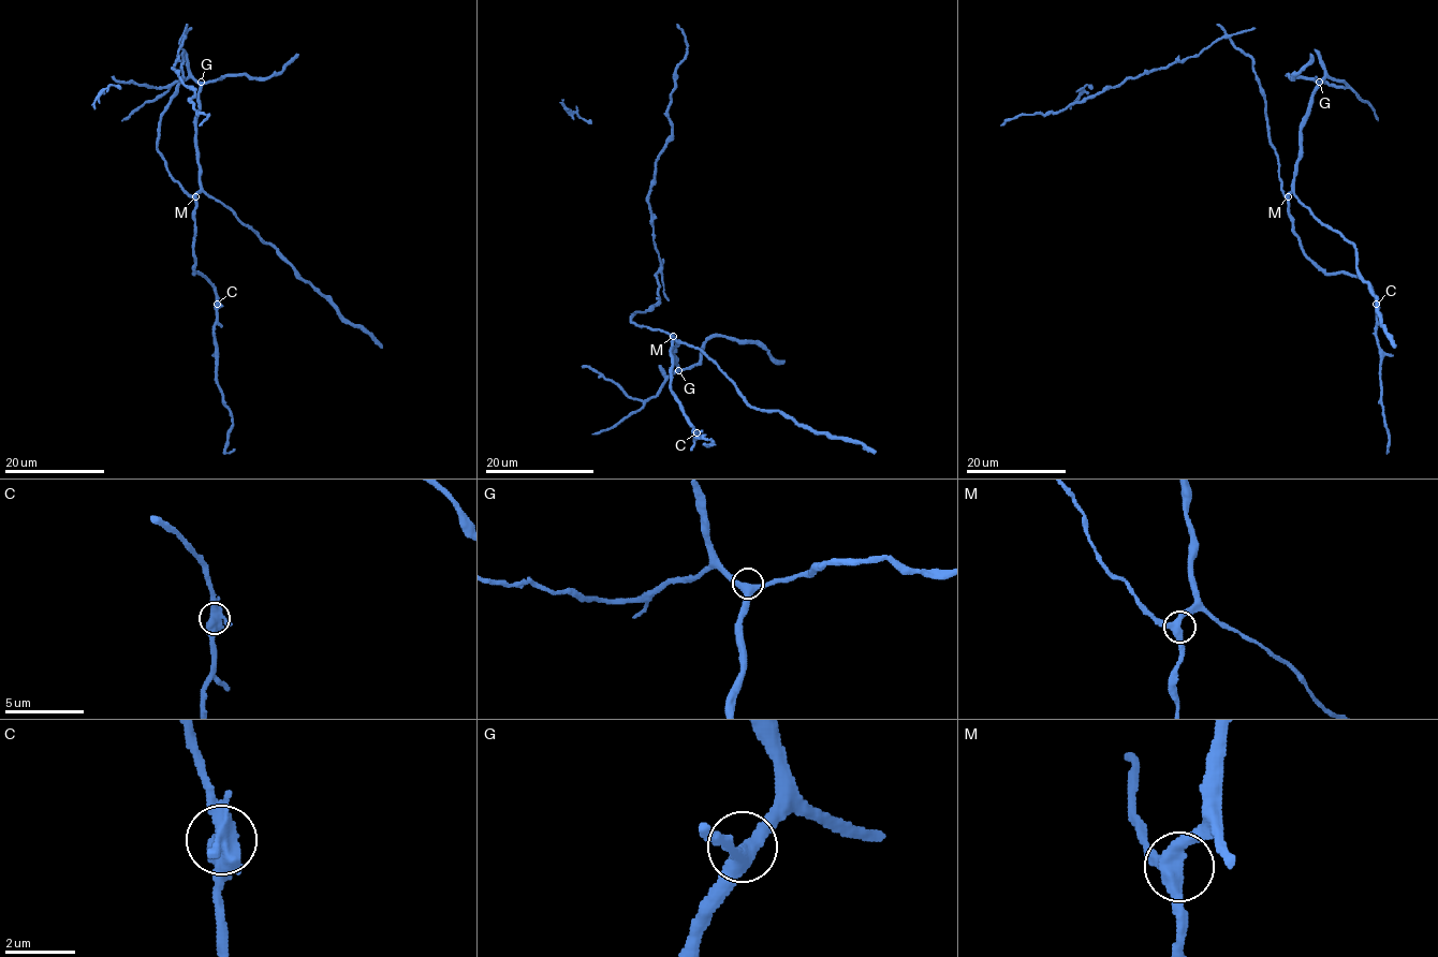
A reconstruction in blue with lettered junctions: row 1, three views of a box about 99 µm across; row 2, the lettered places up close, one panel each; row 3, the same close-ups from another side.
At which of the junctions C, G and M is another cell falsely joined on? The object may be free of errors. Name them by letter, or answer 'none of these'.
none of these

